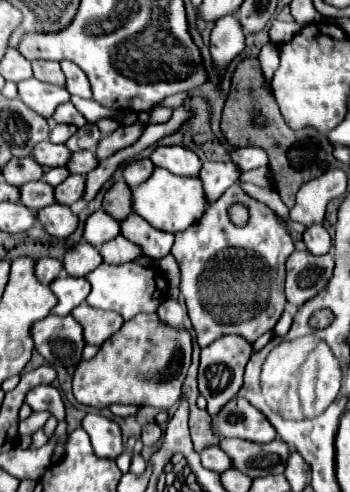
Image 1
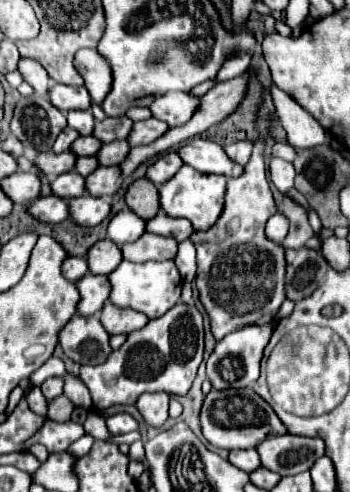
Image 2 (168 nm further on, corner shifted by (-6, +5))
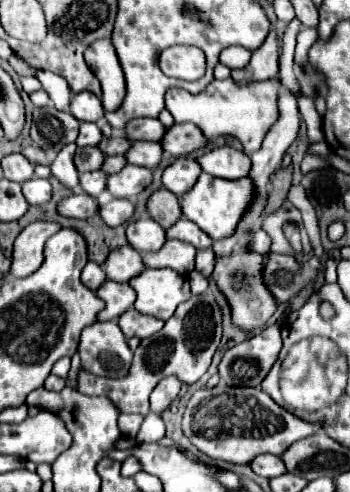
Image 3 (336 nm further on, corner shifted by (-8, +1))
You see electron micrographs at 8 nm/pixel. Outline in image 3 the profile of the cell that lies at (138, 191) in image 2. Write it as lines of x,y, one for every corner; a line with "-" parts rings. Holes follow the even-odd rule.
168,189
156,191
148,201
148,213
156,223
160,223
164,229
178,223
184,215
180,211
180,199
172,195

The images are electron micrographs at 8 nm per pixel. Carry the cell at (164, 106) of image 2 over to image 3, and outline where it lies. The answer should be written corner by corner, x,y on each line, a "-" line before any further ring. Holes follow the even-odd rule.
232,77
224,81
212,81
202,93
192,95
184,89
168,89
166,91
166,109
172,113
176,123
192,121
202,129
208,139
222,135
236,137
244,153
254,153
260,145
268,129
276,123
280,117
278,111
278,91
280,91
280,79
266,79
260,83
246,83
236,85

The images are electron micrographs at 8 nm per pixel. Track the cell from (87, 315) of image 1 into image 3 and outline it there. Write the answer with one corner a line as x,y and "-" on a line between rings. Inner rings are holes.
128,309
124,315
120,315
118,325
124,331
126,339
130,339
134,335
140,339
146,339
148,335
154,335
156,331
160,331
164,327
164,321
150,317
150,315
144,315
136,309

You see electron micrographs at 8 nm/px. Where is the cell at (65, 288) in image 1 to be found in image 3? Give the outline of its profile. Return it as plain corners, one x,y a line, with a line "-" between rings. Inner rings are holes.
106,281
98,289
98,297
106,303
104,311
98,315
98,321
116,321
118,315
128,311
136,301
136,291
128,283

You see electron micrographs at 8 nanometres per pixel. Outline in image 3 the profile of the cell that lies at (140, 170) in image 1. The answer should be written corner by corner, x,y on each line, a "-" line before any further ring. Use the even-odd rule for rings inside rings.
180,157
172,165
166,167
162,181
164,181
166,189
170,189
174,195
182,197
184,193
188,193
194,187
196,177
200,177
200,173
202,173
202,167
200,167
200,163
196,163
194,157
188,157
188,159

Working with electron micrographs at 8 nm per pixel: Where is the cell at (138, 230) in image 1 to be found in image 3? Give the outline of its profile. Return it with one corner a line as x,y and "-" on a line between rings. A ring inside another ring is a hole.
180,219
174,227
170,227
166,231
166,235
168,235
168,239
178,239
178,241
190,243
196,249
208,249
208,247
212,247
210,237
196,223
192,223
188,219

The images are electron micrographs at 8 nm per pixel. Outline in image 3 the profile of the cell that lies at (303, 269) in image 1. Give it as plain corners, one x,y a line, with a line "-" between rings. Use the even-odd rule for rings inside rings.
268,253
264,265
264,285
278,303
292,299
300,287
308,287
316,279
320,259
310,257
306,263
298,263
292,255

